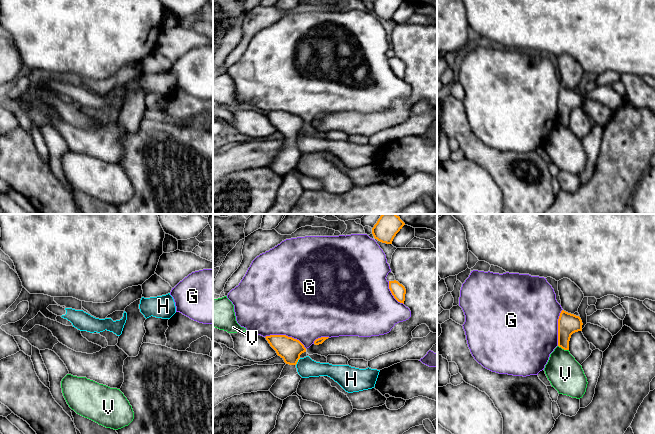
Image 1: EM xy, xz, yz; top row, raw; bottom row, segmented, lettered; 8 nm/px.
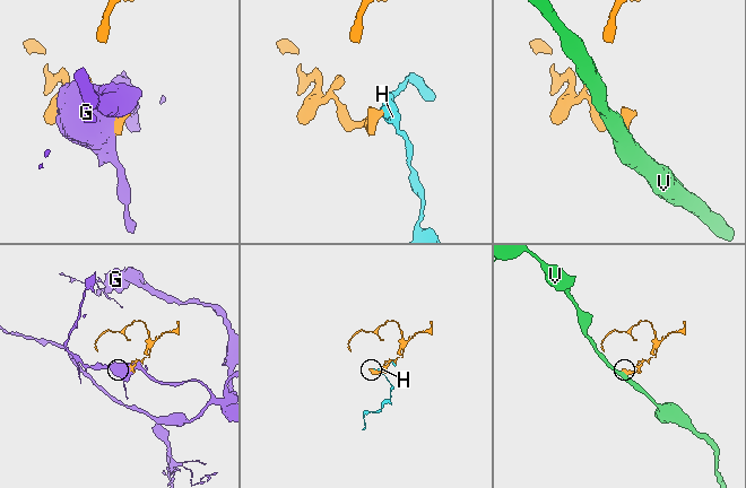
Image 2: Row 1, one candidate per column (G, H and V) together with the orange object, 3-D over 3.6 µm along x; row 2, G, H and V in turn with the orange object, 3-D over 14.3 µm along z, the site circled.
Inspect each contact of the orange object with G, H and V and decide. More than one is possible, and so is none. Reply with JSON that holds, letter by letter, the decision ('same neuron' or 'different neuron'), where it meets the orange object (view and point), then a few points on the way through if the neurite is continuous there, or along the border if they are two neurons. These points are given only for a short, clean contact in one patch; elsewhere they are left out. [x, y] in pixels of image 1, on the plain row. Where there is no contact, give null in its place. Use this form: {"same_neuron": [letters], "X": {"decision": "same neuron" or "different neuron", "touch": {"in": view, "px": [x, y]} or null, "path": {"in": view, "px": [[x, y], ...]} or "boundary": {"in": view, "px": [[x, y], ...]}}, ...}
{"same_neuron": [], "G": {"decision": "different neuron", "touch": {"in": "xz", "px": [285, 111]}}, "H": {"decision": "different neuron", "touch": {"in": "xz", "px": [297, 137]}, "boundary": {"in": "xz", "px": [[300, 134], [295, 140]]}}, "V": {"decision": "different neuron", "touch": {"in": "yz", "px": [563, 124]}, "boundary": {"in": "yz", "px": [[558, 121], [568, 126]]}}}

